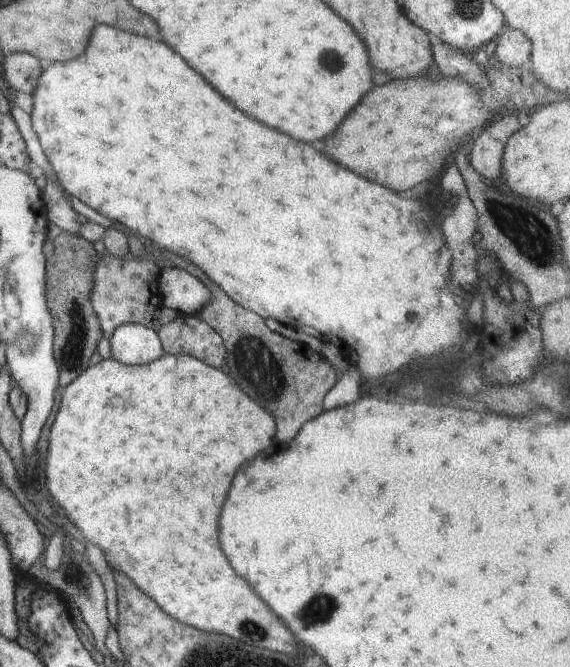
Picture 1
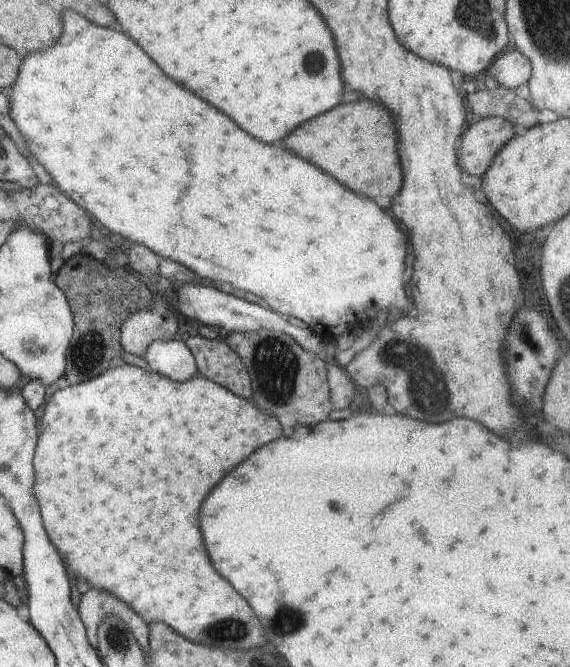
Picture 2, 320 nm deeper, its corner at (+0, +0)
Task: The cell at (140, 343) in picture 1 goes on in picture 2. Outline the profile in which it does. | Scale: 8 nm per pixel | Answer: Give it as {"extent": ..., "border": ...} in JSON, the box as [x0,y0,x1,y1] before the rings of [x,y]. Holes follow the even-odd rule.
{"extent":[145,340,199,382],"border":[[[182,340],[154,341],[145,354],[149,370],[184,382],[199,374],[195,358]]]}

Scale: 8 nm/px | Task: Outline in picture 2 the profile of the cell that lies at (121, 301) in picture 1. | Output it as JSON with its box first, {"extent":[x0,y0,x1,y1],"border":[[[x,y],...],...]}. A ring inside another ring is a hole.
{"extent":[121,296,178,358],"border":[[[166,296],[154,302],[153,310],[138,311],[129,316],[121,326],[121,345],[123,350],[145,358],[149,344],[154,341],[174,339],[178,332],[177,311],[170,306]]]}

